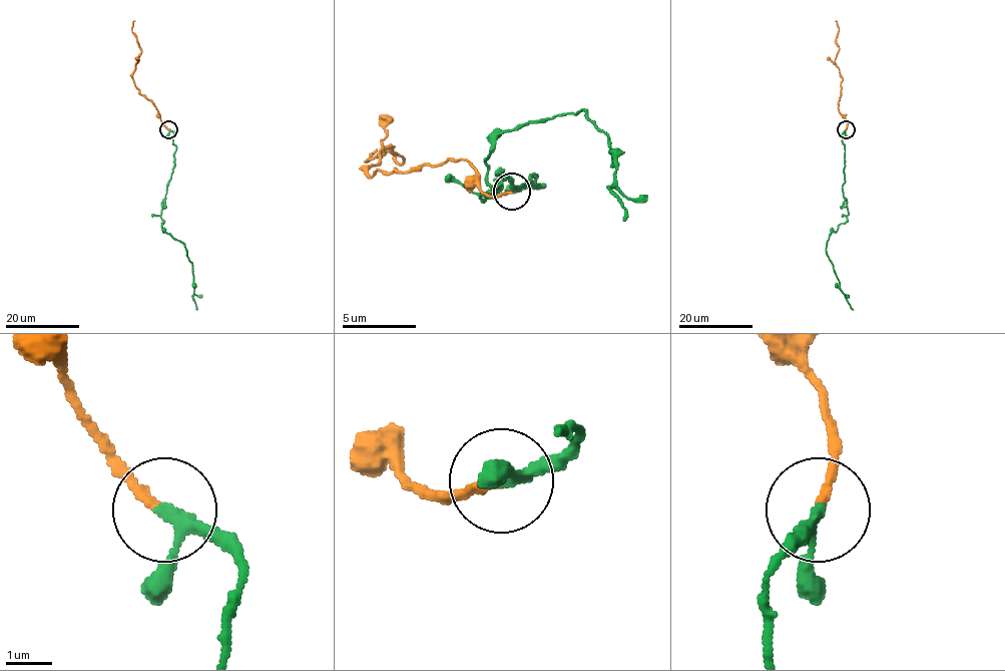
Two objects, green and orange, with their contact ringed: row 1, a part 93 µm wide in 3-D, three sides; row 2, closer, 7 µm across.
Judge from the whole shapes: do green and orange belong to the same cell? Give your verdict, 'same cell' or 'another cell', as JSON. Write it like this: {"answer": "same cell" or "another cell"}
{"answer": "same cell"}

